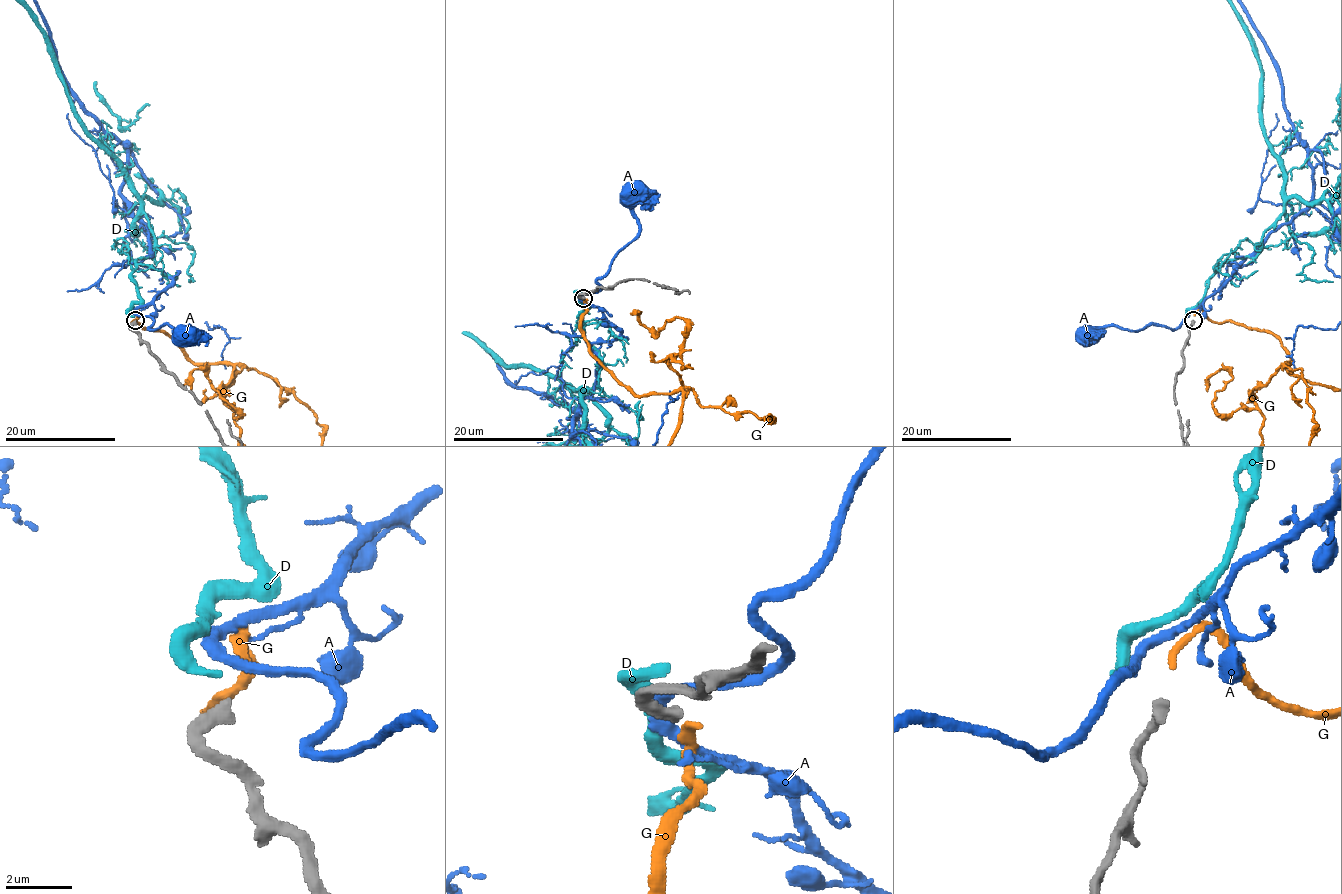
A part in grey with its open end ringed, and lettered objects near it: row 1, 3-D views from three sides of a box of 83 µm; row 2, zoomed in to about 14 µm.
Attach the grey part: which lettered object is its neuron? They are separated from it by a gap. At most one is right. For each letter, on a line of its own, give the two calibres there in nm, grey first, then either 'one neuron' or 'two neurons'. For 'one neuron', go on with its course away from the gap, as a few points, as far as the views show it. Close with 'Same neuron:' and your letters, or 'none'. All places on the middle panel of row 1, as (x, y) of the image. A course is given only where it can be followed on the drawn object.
A: 420 nm thick on the grey side, 320 nm on the other; two neurons
D: 420 nm thick on the grey side, 320 nm on the other; two neurons
G: 420 nm thick on the grey side, 300 nm on the other; one neuron
Same neuron: G

